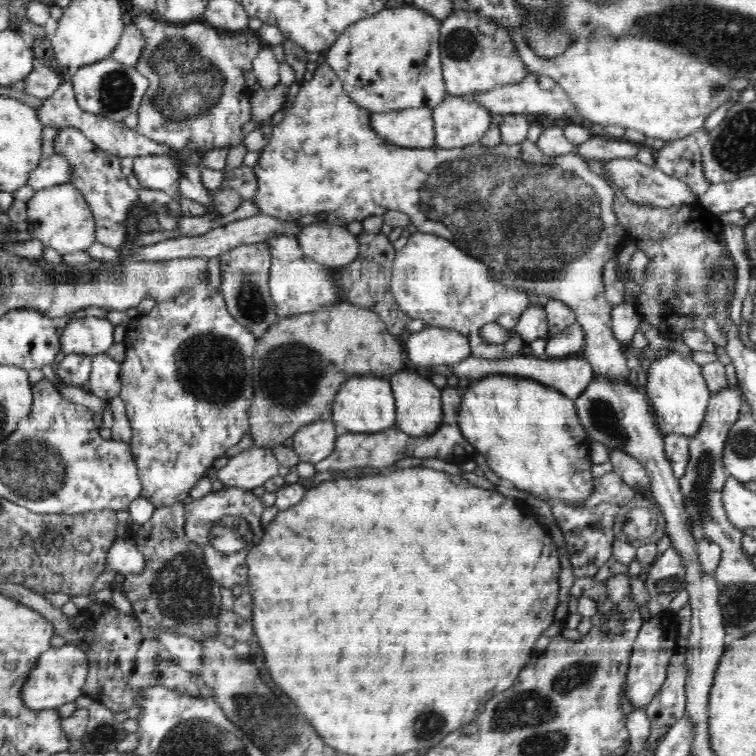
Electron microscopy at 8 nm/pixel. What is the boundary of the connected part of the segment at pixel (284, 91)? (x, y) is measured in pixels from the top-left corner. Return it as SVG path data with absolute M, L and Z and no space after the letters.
M278 83L271 89L254 89L252 95L252 120L262 125L265 121L270 120L272 115L283 108L287 96L289 95L289 86Z

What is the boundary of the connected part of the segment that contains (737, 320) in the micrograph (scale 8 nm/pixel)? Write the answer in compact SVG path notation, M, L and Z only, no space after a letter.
M728 224L724 227L724 241L736 264L736 281L734 285L734 296L730 302L730 318L738 328L741 324L742 303L749 287L750 260L747 255L744 229L735 224Z

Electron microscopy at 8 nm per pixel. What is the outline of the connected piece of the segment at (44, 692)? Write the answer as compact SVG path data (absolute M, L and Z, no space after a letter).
M66 643L41 653L36 667L29 672L27 682L21 690L23 702L31 710L58 709L83 696L83 689L89 674L88 656L85 650Z

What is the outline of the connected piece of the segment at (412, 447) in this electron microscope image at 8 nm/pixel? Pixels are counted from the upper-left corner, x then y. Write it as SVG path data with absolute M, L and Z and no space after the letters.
M446 386L441 389L442 399L442 422L438 425L436 432L431 435L415 437L402 432L396 426L381 430L377 433L346 433L341 432L337 438L334 452L328 458L318 463L315 468L317 472L340 471L345 472L352 468L374 468L384 470L390 464L402 460L402 458L438 458L453 465L462 466L466 460L474 460L479 452L462 436L458 426L458 407L463 395L462 389Z

